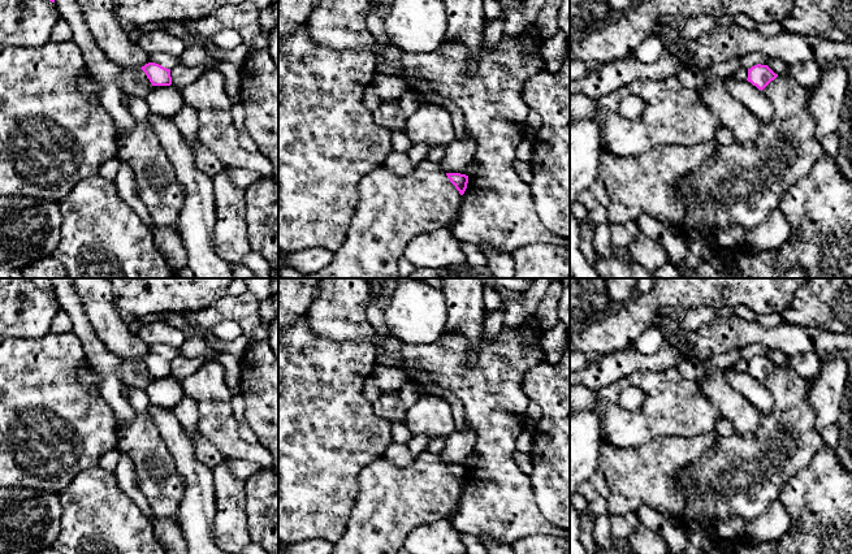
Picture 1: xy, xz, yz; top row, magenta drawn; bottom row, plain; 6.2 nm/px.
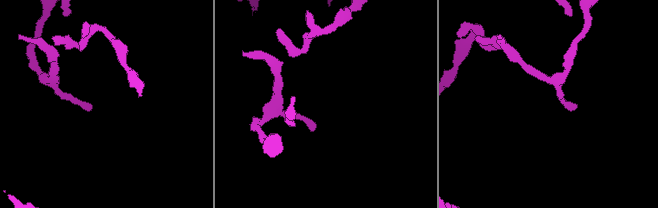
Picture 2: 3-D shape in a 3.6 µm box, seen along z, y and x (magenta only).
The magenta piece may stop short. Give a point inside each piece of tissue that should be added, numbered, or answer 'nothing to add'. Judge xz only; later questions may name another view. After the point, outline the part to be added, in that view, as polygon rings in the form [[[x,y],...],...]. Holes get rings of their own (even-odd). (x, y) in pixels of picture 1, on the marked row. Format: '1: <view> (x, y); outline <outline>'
nothing to add

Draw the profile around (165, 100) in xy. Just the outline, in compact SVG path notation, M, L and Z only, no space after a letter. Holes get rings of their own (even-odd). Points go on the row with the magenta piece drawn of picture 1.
M172 85L153 86L143 101L150 112L172 120L185 104L181 91Z

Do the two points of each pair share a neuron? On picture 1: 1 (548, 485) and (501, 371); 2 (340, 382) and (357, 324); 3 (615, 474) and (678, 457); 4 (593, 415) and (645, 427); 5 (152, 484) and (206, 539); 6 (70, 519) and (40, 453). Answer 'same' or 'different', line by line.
1: different
2: different
3: same
4: different
5: different
6: different

